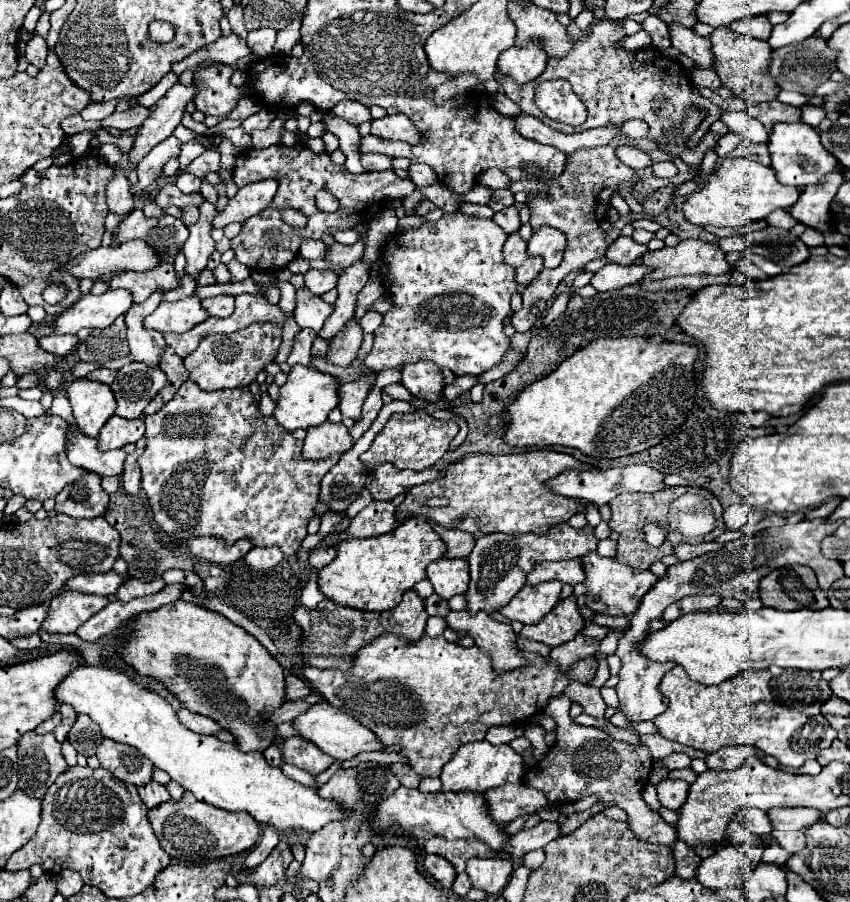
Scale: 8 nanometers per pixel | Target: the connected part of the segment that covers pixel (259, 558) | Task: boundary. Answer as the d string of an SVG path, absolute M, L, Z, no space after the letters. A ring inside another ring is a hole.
M253 547L253 549L245 555L247 565L251 565L251 567L255 567L255 569L271 569L271 567L275 567L281 559L283 559L283 553L281 553L281 549L277 549L277 547Z

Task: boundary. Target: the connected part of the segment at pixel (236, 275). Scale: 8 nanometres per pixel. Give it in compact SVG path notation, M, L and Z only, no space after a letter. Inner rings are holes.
M233 259L227 267L229 267L229 271L231 271L231 275L233 275L233 279L235 279L235 281L243 281L243 279L247 279L247 277L253 273L253 269L249 269L247 265L237 263L235 259Z

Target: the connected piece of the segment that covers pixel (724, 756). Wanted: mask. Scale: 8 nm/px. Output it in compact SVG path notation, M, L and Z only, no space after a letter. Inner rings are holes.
M721 747L719 751L709 753L705 759L711 769L737 769L743 761L751 757L761 757L763 753L755 747Z

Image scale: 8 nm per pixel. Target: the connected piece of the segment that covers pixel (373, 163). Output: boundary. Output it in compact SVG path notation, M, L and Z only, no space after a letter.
M368 153L364 155L364 169L366 171L383 171L386 169L393 169L391 159L387 155L380 153Z

